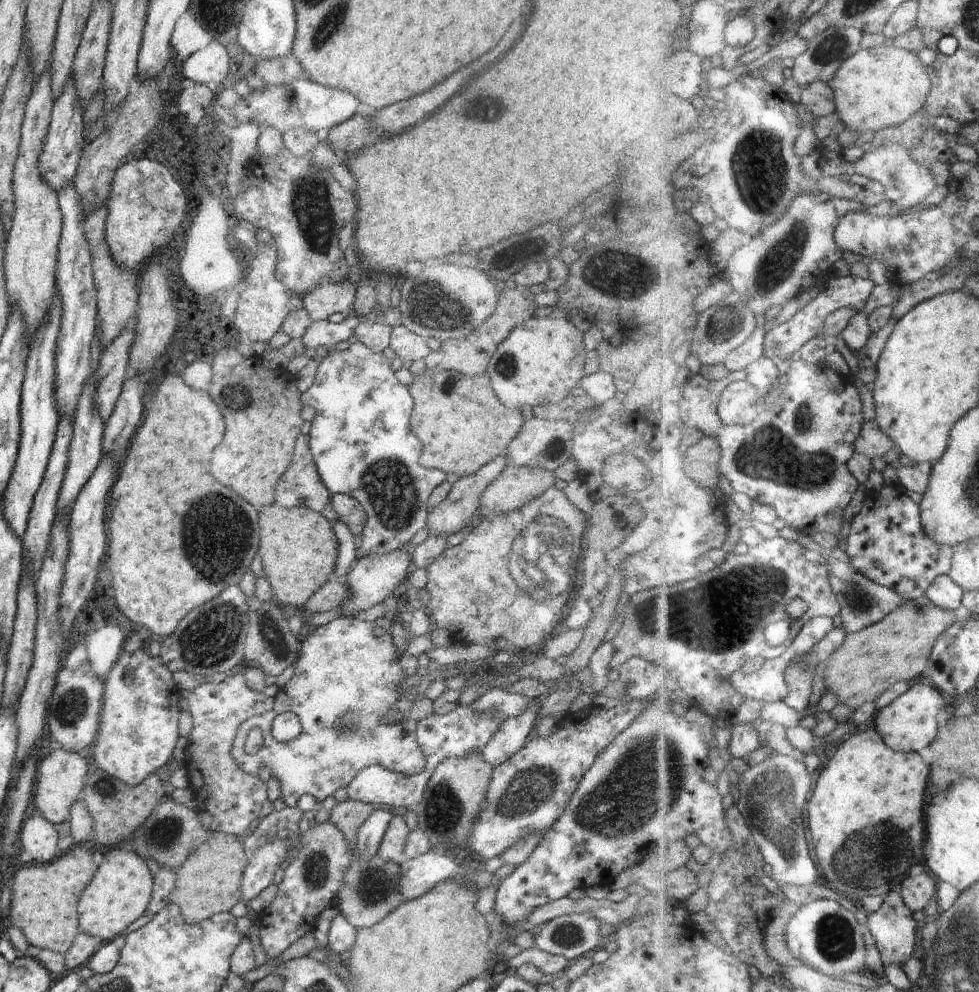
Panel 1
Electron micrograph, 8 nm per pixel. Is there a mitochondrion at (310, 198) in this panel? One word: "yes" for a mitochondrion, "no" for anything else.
yes

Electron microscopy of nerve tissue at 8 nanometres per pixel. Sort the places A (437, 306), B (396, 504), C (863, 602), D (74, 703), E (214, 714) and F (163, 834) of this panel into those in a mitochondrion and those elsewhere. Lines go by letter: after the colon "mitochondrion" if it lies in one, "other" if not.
A: mitochondrion
B: mitochondrion
C: mitochondrion
D: mitochondrion
E: other
F: mitochondrion

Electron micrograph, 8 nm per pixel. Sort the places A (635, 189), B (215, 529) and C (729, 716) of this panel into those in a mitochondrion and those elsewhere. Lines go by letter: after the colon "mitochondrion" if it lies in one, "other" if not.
A: other
B: mitochondrion
C: other

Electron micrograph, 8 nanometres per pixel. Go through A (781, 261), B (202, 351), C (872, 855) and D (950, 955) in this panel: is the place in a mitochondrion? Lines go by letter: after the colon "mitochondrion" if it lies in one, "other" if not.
A: mitochondrion
B: other
C: mitochondrion
D: mitochondrion

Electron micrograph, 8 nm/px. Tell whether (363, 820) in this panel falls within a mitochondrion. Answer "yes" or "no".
no

